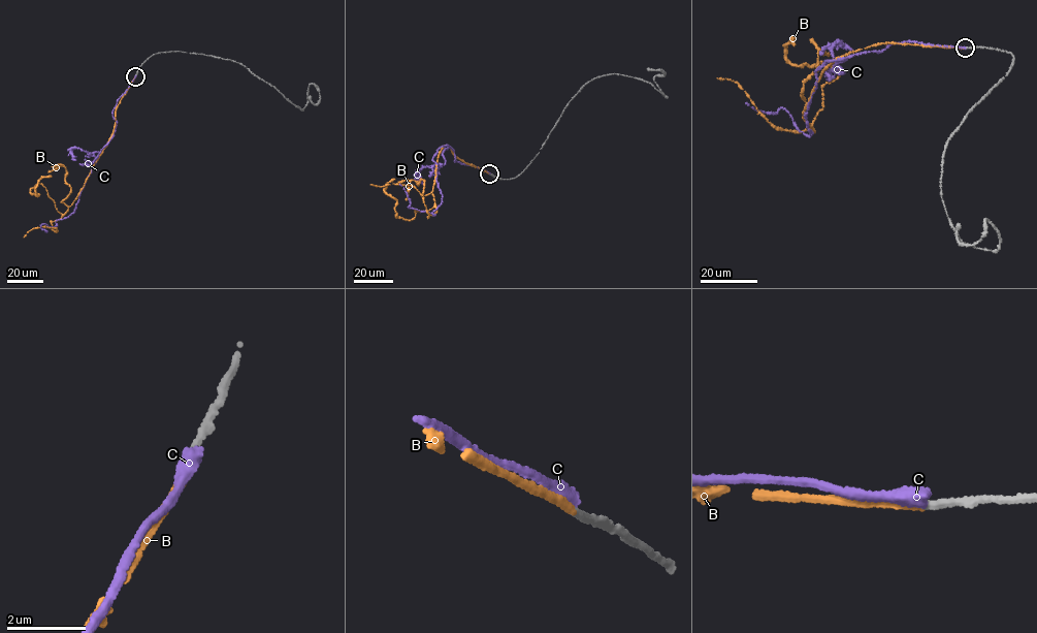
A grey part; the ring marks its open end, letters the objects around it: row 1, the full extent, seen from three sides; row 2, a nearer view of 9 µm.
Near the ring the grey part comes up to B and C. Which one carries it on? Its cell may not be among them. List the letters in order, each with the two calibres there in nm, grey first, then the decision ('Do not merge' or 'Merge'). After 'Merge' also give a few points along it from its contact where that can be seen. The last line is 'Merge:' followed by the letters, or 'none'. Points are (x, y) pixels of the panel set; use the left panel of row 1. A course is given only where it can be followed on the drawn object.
B: Thickness 190 nm (grey) against 200 nm. Merge. Its course: (135, 75), (116, 109), (106, 146), (63, 215), (40, 184), (30, 192), (38, 195), (39, 179), (52, 176)
C: Thickness 200 nm (grey) against 420 nm. Do not merge
Merge: B

